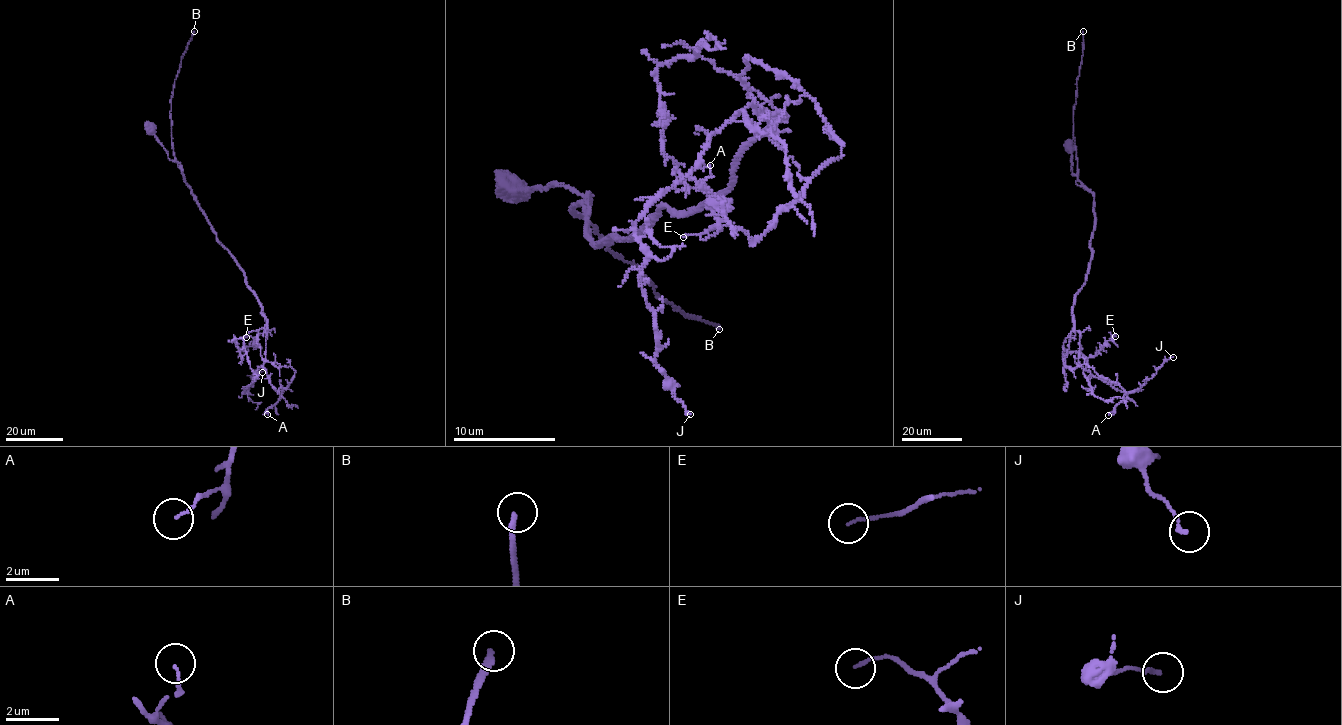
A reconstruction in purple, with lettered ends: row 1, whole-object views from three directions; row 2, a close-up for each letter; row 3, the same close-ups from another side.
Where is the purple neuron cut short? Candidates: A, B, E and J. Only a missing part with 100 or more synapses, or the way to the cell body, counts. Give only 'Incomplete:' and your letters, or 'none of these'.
Incomplete: B

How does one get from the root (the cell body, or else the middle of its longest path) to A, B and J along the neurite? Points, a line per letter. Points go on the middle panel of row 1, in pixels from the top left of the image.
A: (690, 211), (780, 116), (739, 78), (746, 56), (792, 81), (841, 146), (755, 238), (705, 186), (710, 165)
B: (690, 211), (664, 207), (631, 239), (599, 247), (586, 209), (572, 207), (667, 303), (719, 329)
J: (690, 211), (727, 188), (778, 111), (775, 129), (751, 103), (733, 116), (636, 223), (656, 368), (690, 414)

